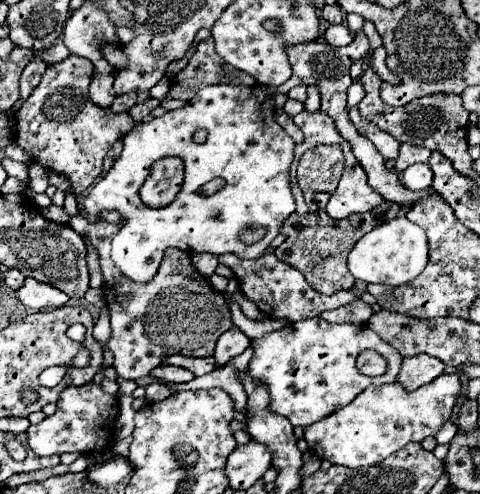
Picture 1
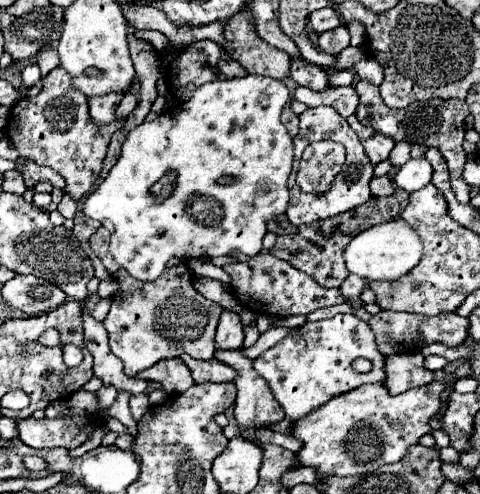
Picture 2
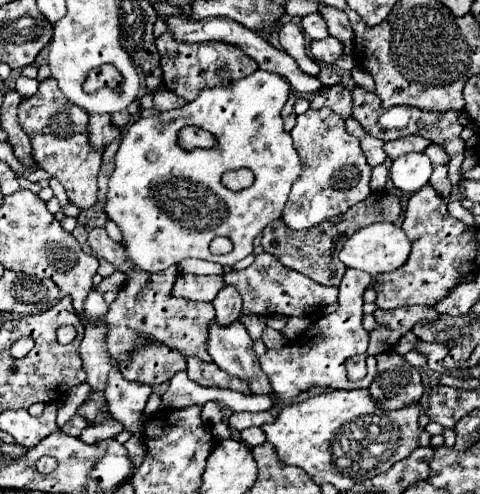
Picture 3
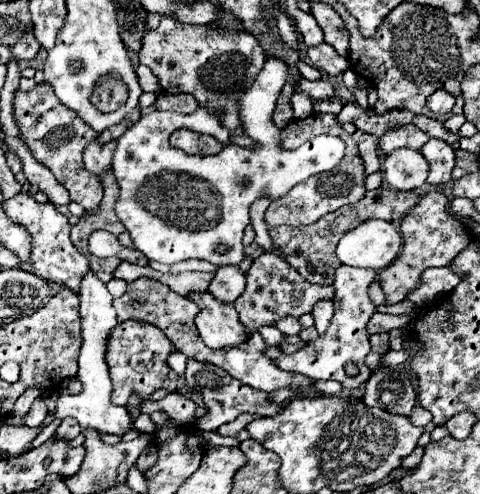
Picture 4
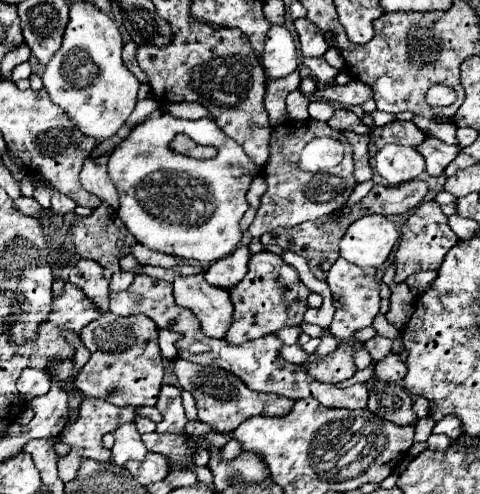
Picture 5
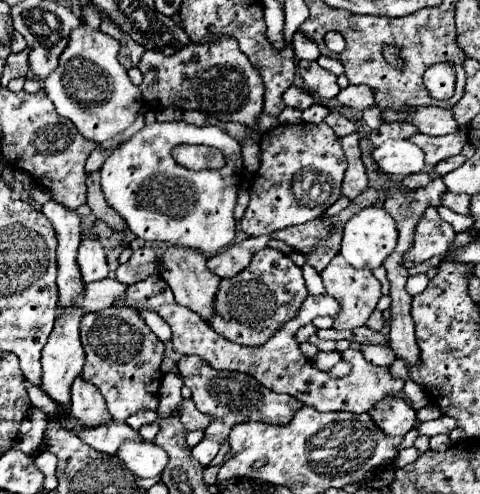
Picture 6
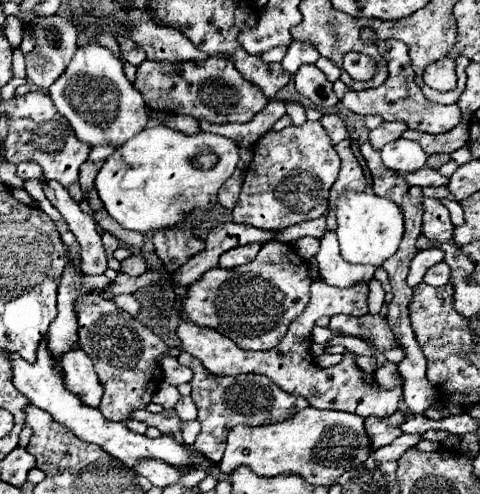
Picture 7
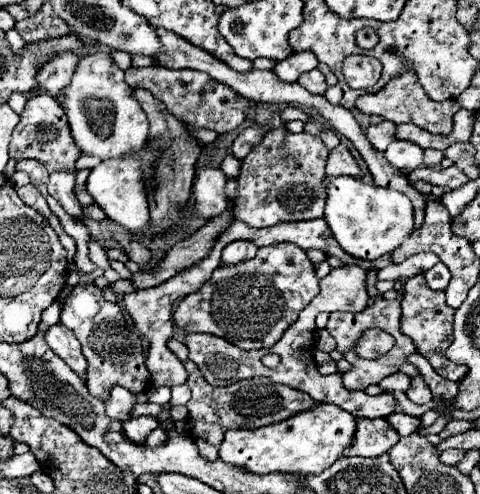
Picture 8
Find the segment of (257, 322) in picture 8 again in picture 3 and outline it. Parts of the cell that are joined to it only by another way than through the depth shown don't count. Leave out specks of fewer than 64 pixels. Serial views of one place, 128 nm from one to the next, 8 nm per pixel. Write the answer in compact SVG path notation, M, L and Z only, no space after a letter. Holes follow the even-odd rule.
M260 252L256 254L256 260L238 272L224 274L226 284L238 286L242 294L242 312L240 318L246 314L258 314L258 316L270 316L270 314L284 314L284 316L310 316L320 312L324 306L334 304L338 300L338 288L334 286L322 286L310 280L308 276L302 276L300 272L294 272L280 264L276 256Z

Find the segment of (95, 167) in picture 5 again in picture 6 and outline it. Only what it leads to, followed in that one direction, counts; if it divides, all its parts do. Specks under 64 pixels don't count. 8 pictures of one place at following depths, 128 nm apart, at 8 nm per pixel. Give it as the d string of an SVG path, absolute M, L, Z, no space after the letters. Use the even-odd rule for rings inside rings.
M92 172L86 180L86 186L88 186L88 206L92 210L92 214L106 222L110 228L114 228L116 232L124 232L126 230L126 224L124 220L108 206L102 190L100 190L100 174L98 172Z

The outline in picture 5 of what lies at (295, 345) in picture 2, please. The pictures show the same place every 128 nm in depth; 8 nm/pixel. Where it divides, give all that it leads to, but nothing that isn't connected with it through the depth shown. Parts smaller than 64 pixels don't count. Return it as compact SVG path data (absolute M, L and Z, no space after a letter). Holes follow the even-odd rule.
M338 258L326 278L330 290L332 290L332 298L334 298L334 322L330 324L330 332L336 338L344 338L344 340L354 340L352 334L360 328L366 328L372 324L374 316L378 314L380 308L380 284L376 282L376 268L360 268L354 264L348 264L344 258ZM338 346L334 354L318 360L316 356L308 356L308 360L304 362L304 368L308 368L308 372L320 380L320 382L344 382L348 378L354 376L356 366L352 360L352 348L350 346Z

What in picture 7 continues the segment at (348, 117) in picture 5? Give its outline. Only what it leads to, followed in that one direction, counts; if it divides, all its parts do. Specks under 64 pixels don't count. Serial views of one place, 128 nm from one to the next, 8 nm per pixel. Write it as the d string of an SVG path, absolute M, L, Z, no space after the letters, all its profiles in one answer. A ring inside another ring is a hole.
M336 114L322 116L322 118L320 118L320 122L322 122L324 130L328 132L328 136L330 136L330 140L332 140L332 144L334 144L334 146L336 146L340 140L348 138L348 130L346 130L346 126L344 126L344 122L342 122L342 118L340 118L340 116L336 116Z

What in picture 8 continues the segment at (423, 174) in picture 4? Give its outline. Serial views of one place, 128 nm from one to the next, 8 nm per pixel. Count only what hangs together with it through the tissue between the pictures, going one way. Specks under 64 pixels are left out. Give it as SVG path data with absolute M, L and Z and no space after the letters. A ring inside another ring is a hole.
M394 140L394 142L386 148L384 156L386 156L386 160L388 160L390 164L394 164L396 168L400 168L400 170L404 170L404 172L412 172L412 170L416 170L416 168L422 166L422 152L424 152L424 150L422 150L420 146L416 146L416 144L412 144L412 142Z

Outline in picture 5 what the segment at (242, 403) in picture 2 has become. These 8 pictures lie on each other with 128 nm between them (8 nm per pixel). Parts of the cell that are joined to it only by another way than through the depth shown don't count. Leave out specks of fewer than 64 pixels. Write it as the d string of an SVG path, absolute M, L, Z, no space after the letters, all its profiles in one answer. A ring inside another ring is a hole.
M204 272L178 276L174 280L176 304L192 310L202 330L212 338L224 338L232 322L232 302L226 288L216 288L204 280Z

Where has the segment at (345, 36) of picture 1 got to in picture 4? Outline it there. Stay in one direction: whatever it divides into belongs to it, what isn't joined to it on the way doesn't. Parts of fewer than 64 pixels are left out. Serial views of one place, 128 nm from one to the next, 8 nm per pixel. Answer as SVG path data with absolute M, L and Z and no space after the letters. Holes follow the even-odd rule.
M320 44L308 50L308 58L312 60L314 68L328 76L338 76L348 68L348 60L342 58L330 44Z

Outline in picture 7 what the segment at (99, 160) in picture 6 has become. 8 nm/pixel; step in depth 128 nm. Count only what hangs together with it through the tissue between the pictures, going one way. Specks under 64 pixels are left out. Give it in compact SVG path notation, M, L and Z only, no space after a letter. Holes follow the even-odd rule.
M84 162L80 166L80 186L84 196L88 196L88 192L94 188L94 178L100 168L102 168L102 162Z

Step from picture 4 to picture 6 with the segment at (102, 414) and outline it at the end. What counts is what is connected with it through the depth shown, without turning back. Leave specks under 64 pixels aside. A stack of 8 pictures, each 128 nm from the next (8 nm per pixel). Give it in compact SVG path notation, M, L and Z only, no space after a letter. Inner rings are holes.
M88 232L82 234L82 242L78 248L78 266L80 266L84 282L102 280L108 276L106 252L96 238L88 236ZM124 442L116 456L140 478L160 476L164 464L168 464L168 454L152 442Z

